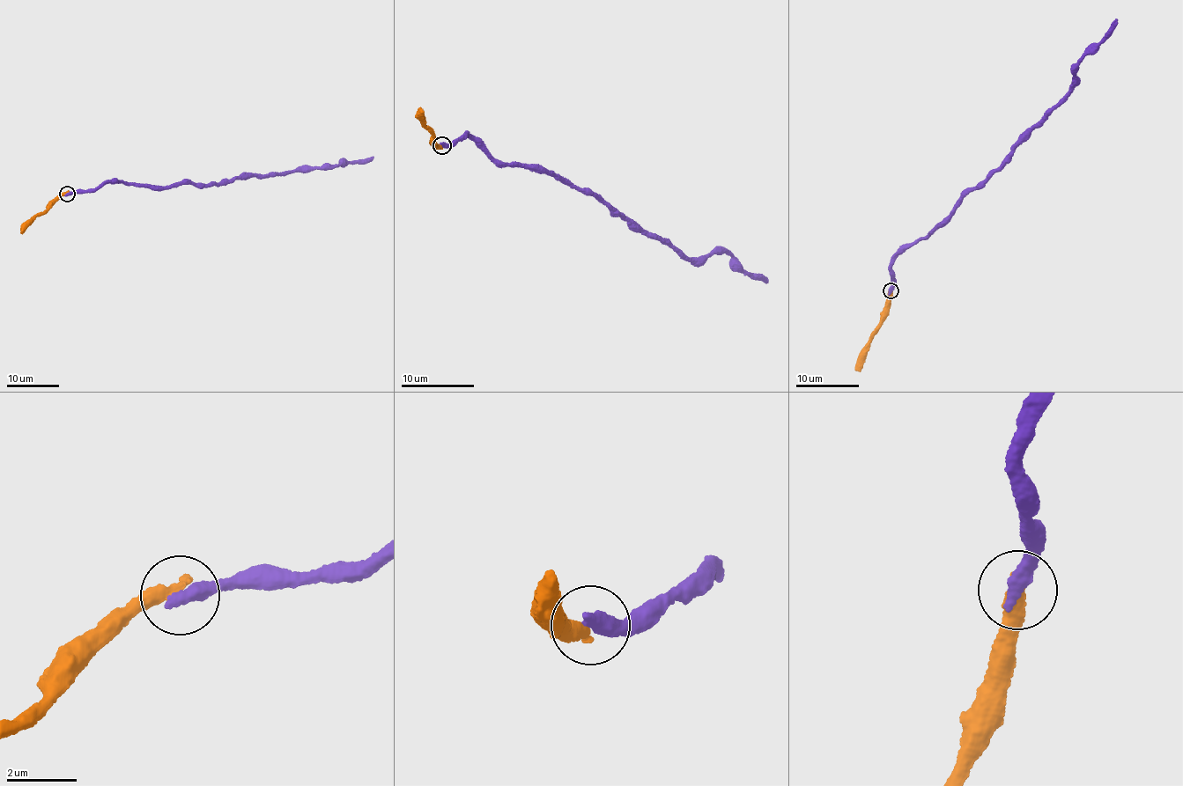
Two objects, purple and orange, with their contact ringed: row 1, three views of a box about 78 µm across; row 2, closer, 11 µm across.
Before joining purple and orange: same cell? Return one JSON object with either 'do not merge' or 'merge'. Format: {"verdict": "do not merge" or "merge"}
{"verdict": "merge"}

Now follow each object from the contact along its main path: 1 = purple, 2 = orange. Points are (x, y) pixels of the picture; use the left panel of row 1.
1: (68, 194), (92, 192), (107, 182), (162, 189), (186, 183), (219, 186), (254, 175), (364, 164), (373, 157)
2: (68, 194), (35, 216), (22, 232)

